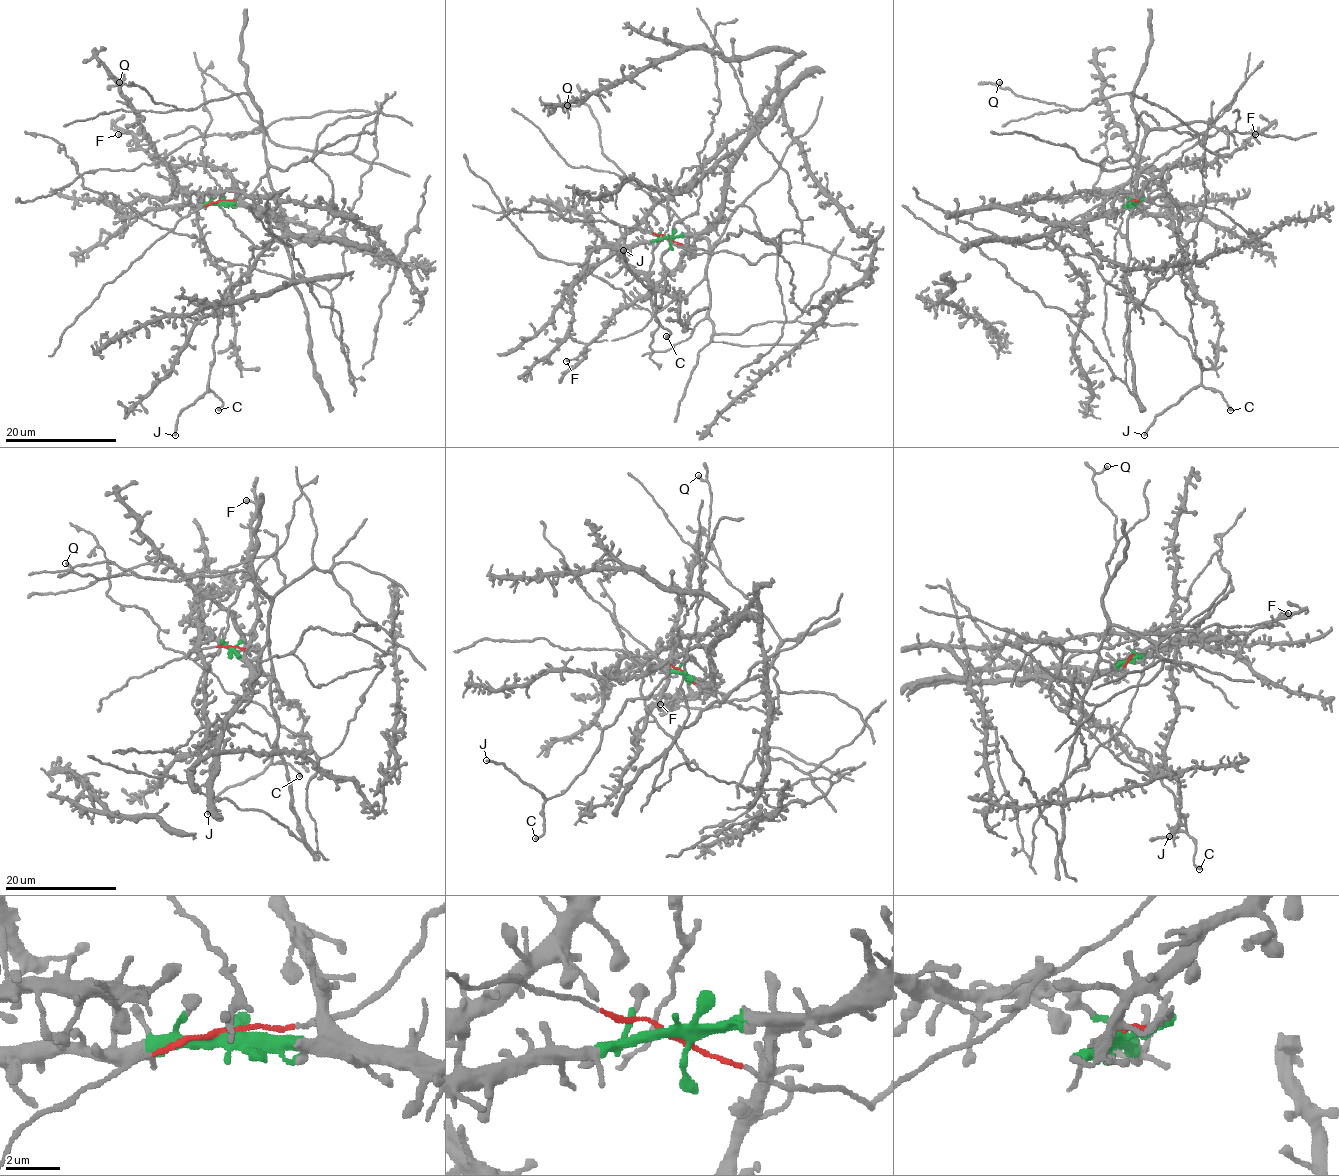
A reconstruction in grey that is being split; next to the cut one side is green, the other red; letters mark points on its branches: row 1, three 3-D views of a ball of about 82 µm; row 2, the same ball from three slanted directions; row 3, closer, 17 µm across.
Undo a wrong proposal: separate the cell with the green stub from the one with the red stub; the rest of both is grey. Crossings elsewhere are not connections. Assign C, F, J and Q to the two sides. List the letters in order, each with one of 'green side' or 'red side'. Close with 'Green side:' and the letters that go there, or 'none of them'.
C: green side
F: green side
J: green side
Q: red side
Green side: C, F, J

